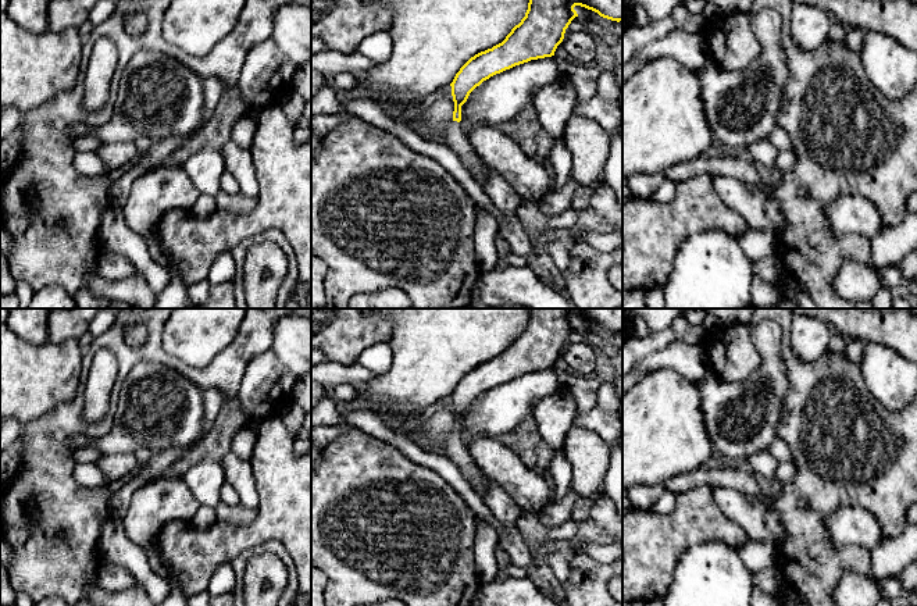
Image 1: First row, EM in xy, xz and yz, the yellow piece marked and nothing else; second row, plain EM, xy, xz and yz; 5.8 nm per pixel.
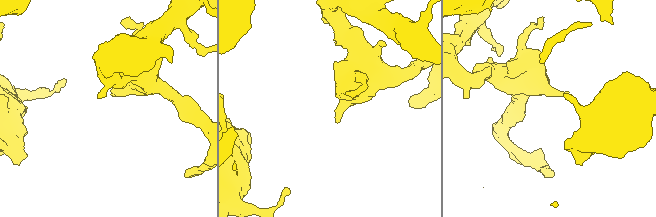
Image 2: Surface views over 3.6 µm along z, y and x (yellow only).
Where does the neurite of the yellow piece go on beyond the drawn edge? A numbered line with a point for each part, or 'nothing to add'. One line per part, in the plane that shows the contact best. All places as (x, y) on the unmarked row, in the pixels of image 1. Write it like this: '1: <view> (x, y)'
1: xz (457, 451)

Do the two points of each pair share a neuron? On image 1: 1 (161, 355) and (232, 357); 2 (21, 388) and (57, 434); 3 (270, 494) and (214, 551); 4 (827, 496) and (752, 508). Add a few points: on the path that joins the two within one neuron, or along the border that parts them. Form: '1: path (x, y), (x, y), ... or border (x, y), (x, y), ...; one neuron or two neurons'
1: path (179, 367), (192, 374), (214, 374); one neuron
2: border (71, 399), (59, 403), (52, 410), (24, 426); two neurons
3: path (270, 512), (246, 537), (232, 539); one neuron
4: border (773, 496), (773, 503), (787, 535); two neurons

